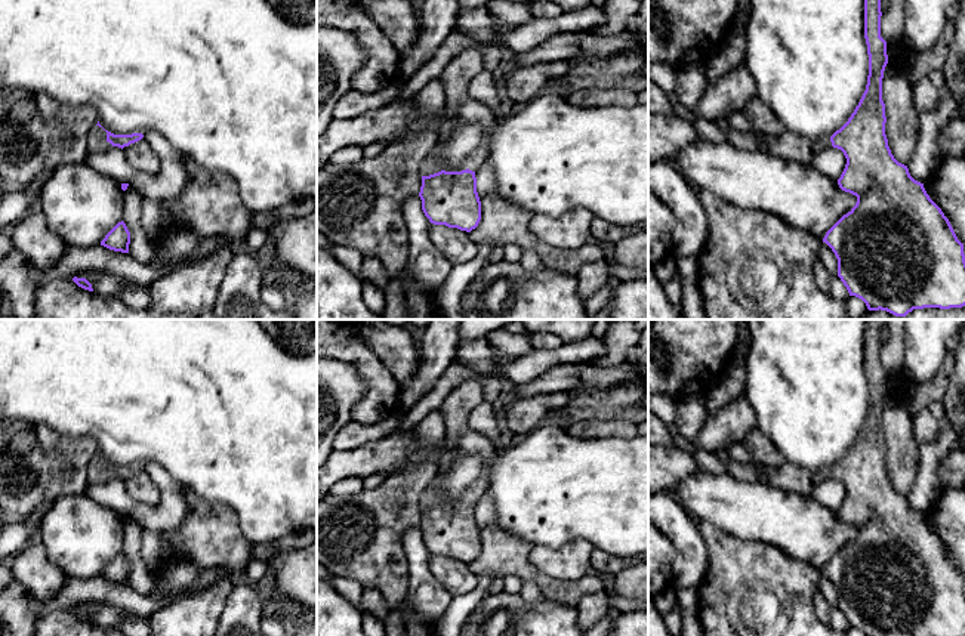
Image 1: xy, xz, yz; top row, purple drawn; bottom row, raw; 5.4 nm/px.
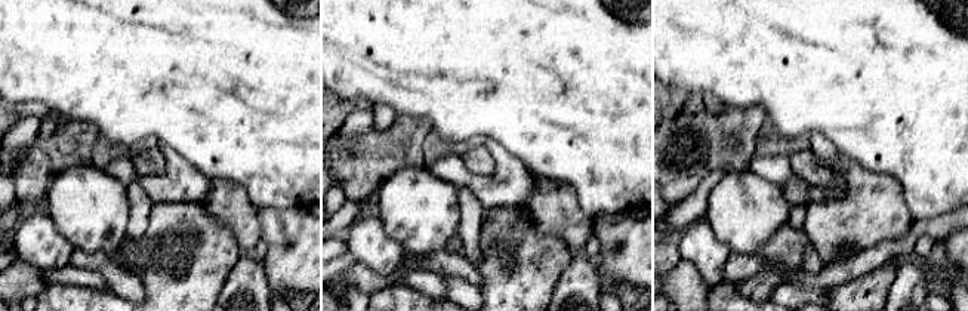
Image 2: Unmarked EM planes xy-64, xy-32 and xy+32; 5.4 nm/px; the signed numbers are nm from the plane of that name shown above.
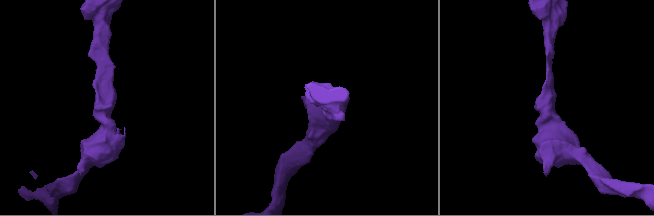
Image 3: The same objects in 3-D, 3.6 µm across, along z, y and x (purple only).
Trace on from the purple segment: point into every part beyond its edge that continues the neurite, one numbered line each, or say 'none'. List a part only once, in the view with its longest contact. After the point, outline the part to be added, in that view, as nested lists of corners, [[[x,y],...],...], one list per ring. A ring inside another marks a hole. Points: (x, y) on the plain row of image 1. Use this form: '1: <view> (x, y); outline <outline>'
1: xy (96, 474); outline [[[95,457],[87,470],[87,484],[102,484],[110,479],[112,479],[112,476],[107,472],[107,463],[102,459]]]

